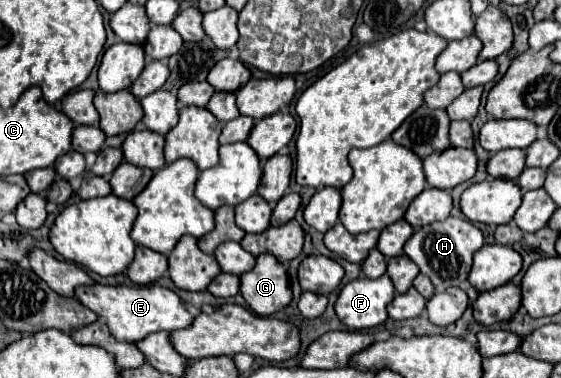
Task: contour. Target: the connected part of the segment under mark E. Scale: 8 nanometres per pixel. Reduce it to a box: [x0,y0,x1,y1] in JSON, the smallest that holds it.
[74,285,192,343]

